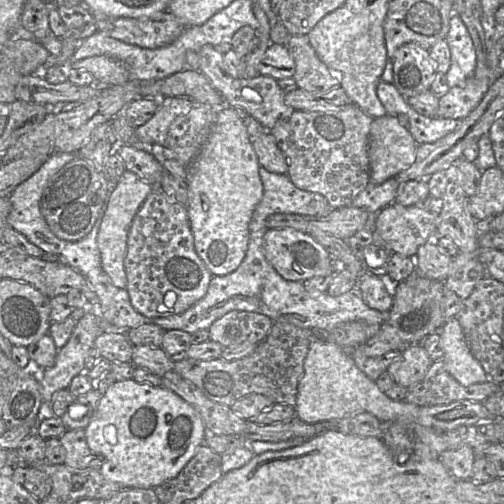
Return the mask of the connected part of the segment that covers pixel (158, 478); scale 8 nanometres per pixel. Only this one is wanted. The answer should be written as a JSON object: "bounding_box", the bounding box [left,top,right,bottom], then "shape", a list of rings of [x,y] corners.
{"bounding_box":[84,378,205,489],"shape":[[[133,378],[123,381],[115,381],[108,387],[107,391],[101,396],[97,404],[95,415],[91,418],[88,426],[84,429],[84,432],[90,450],[96,455],[99,455],[102,459],[102,464],[99,471],[104,479],[118,483],[123,489],[154,489],[167,480],[176,477],[194,456],[197,448],[201,444],[205,444],[205,427],[200,415],[189,403],[187,403],[170,389],[165,387],[154,387],[145,383],[139,383],[136,382]]]}

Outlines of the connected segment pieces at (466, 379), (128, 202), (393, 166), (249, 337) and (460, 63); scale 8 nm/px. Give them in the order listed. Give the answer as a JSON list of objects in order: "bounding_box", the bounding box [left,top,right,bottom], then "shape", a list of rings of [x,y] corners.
[{"bounding_box":[434,317,489,386],"shape":[[[456,317],[450,318],[434,333],[439,334],[442,342],[445,369],[461,385],[469,386],[489,379],[489,375],[472,354]]]},{"bounding_box":[97,170,153,289],"shape":[[[125,170],[117,182],[116,188],[109,198],[107,210],[103,216],[98,235],[97,244],[101,256],[101,265],[111,282],[118,288],[127,289],[127,278],[125,272],[125,257],[127,252],[128,233],[133,218],[153,191],[153,186],[139,178],[130,170]]]},{"bounding_box":[368,115,418,184],"shape":[[[385,115],[373,120],[368,137],[370,182],[383,184],[409,168],[418,144],[397,117]]]},{"bounding_box":[209,310,273,347],"shape":[[[232,310],[212,323],[209,340],[223,347],[243,342],[260,343],[269,333],[273,320],[250,311]]]},{"bounding_box":[445,13,477,88],"shape":[[[457,13],[450,18],[450,28],[445,40],[451,55],[450,68],[445,76],[450,88],[457,87],[474,76],[477,59],[469,31]]]}]

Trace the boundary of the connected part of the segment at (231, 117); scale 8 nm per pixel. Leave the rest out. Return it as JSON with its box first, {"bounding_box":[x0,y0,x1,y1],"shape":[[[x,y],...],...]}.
{"bounding_box":[186,105,263,275],"shape":[[[228,105],[217,108],[210,134],[195,160],[187,167],[186,177],[189,189],[187,212],[193,233],[194,247],[212,275],[232,273],[245,257],[249,241],[249,224],[253,212],[263,196],[259,167],[260,164],[252,146],[251,137],[234,108]]]}

